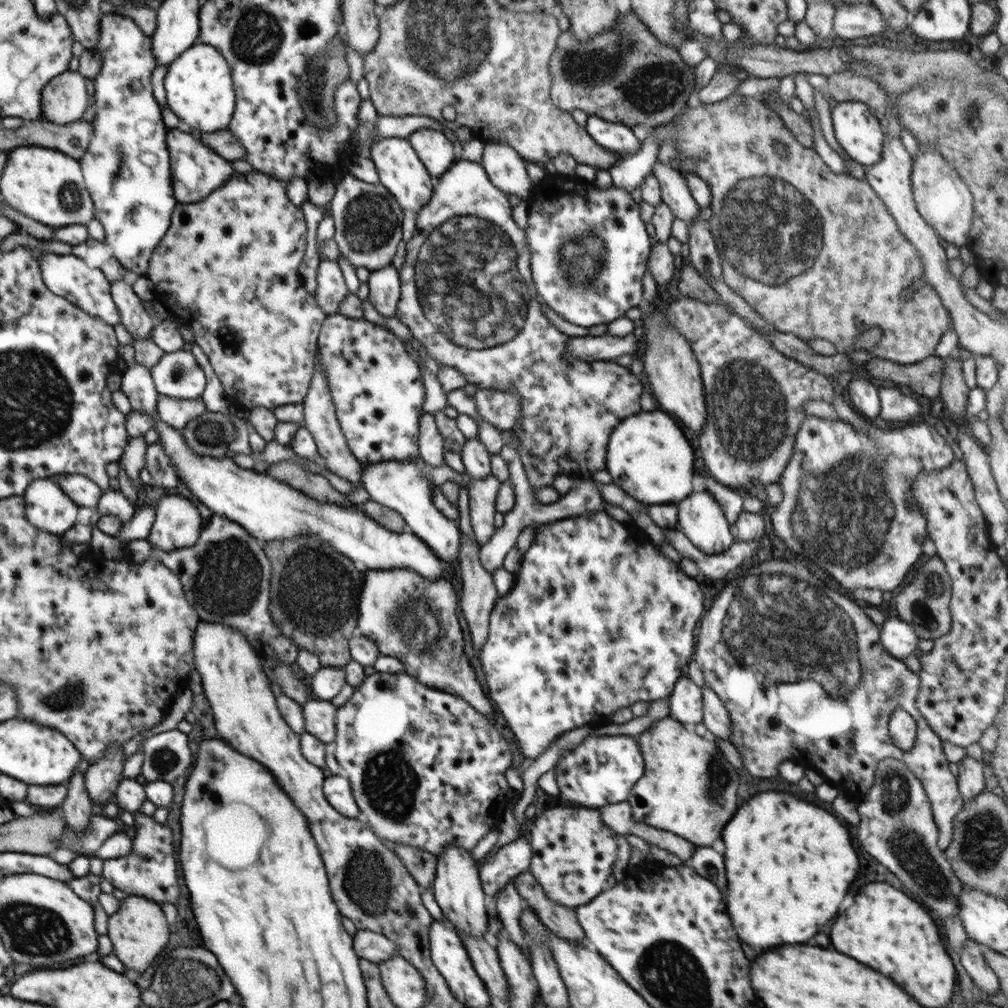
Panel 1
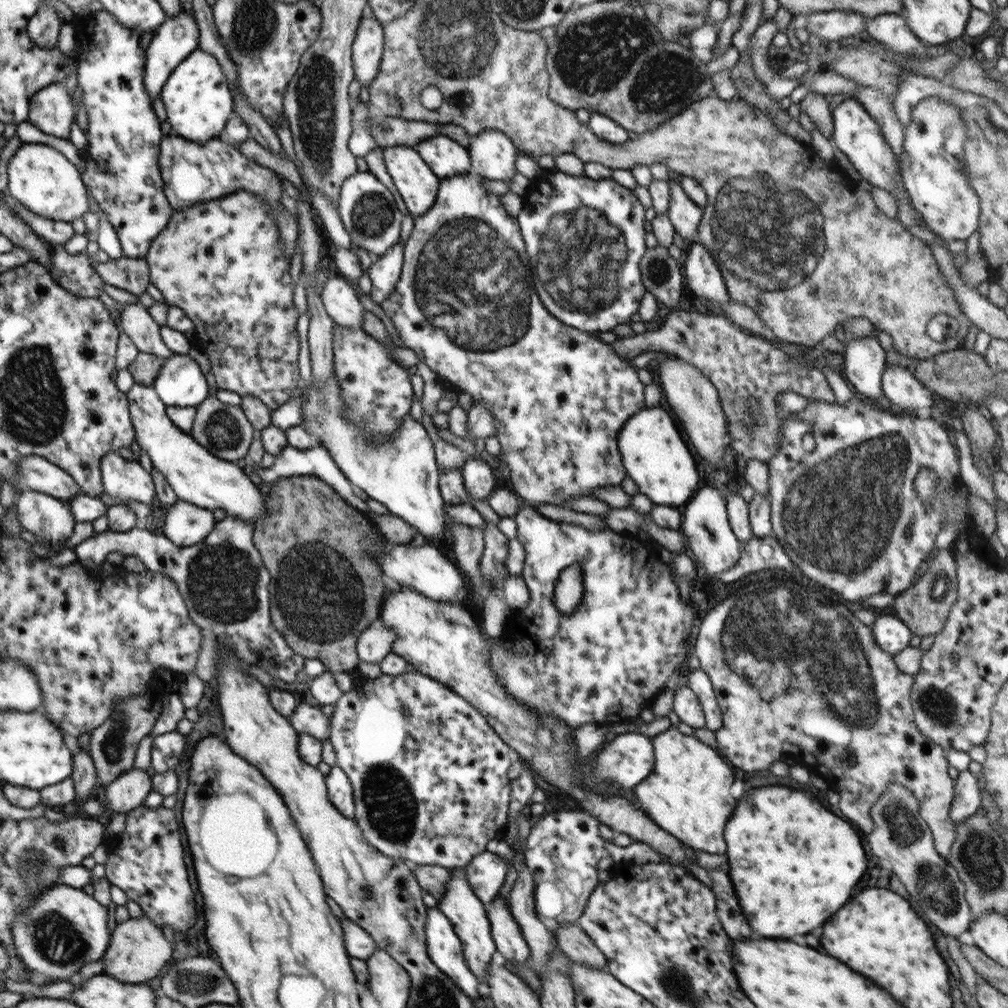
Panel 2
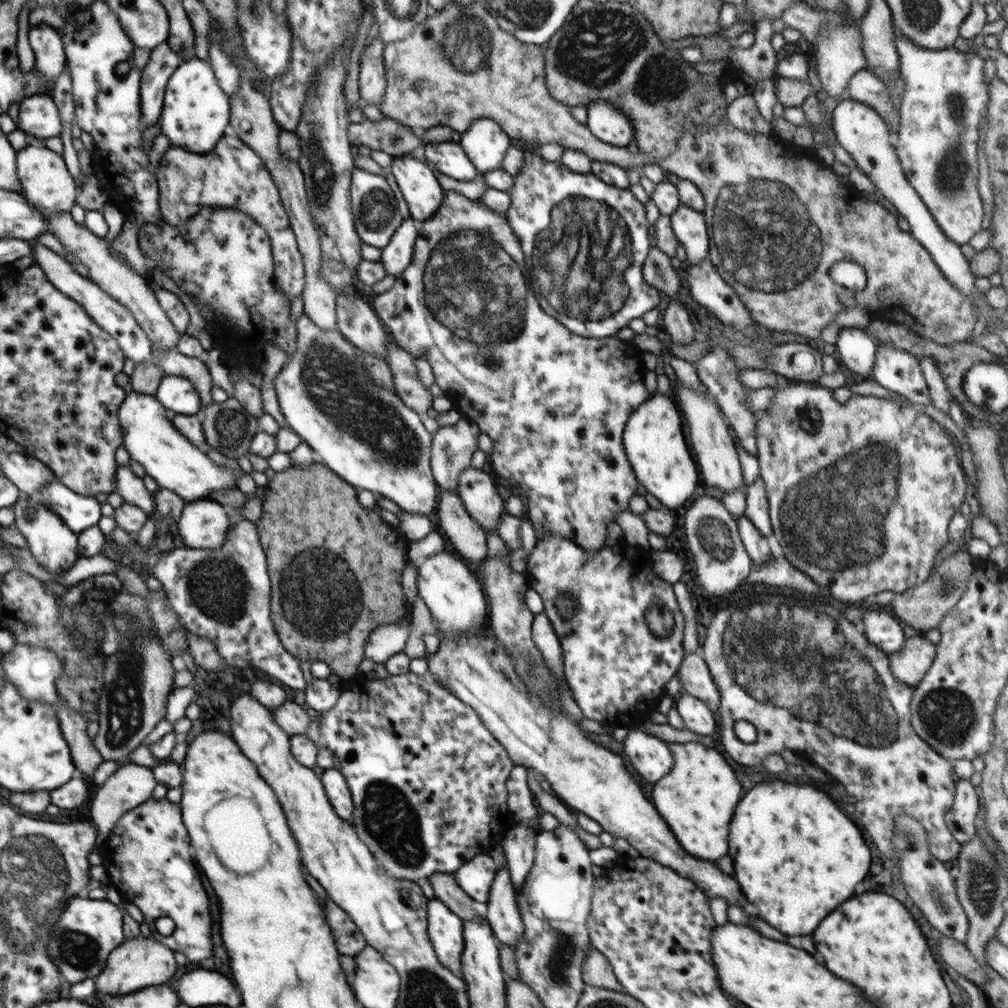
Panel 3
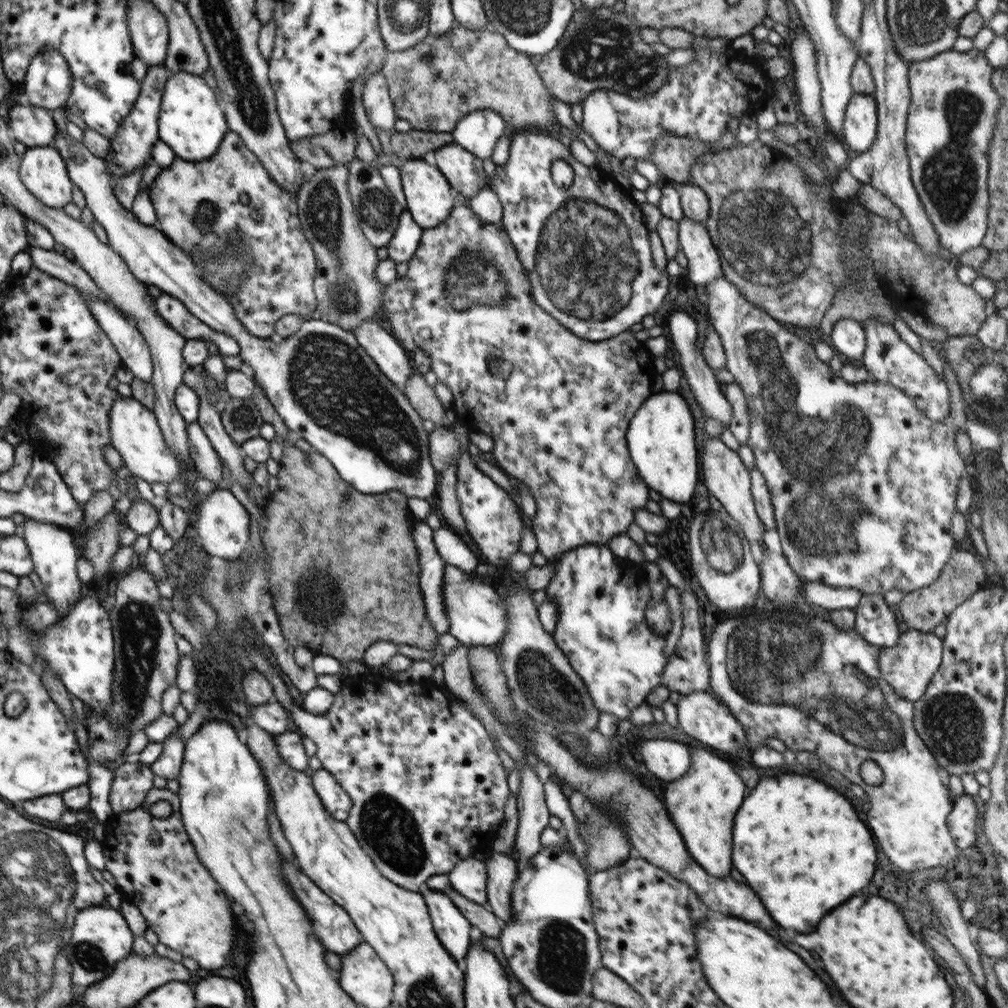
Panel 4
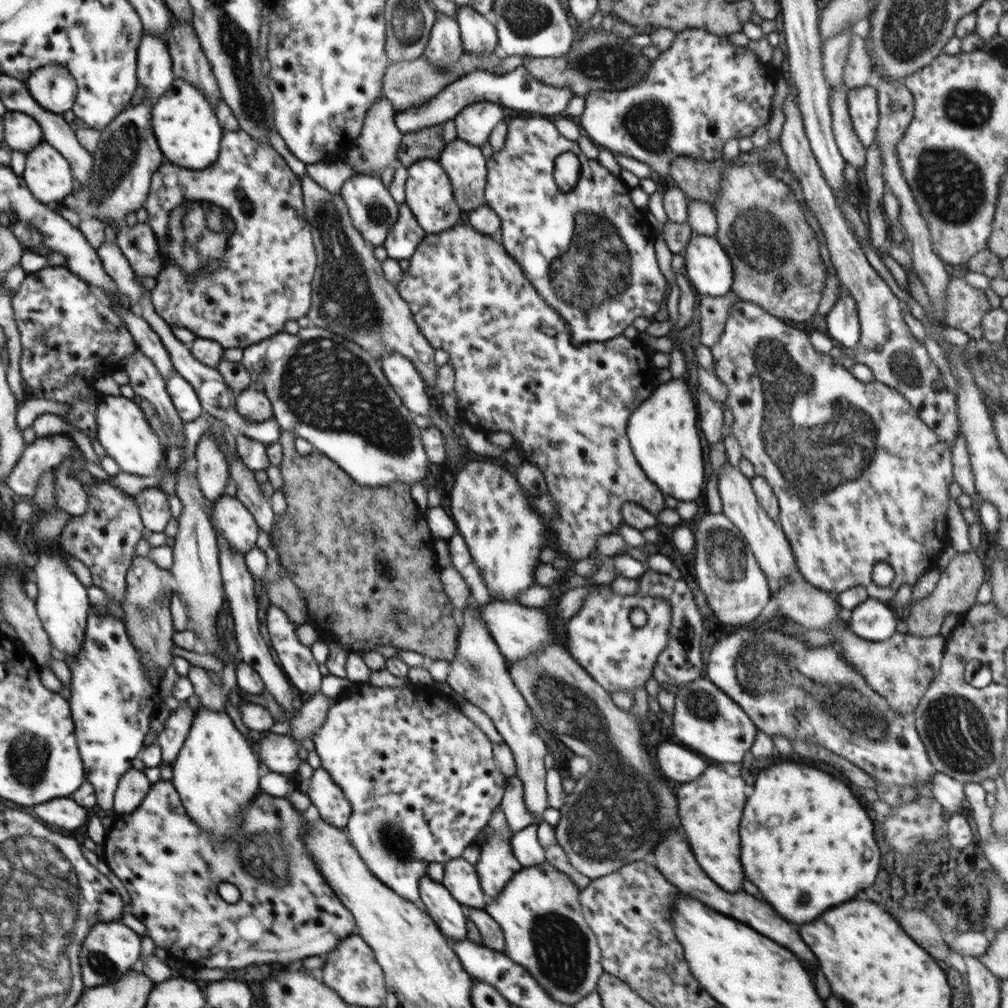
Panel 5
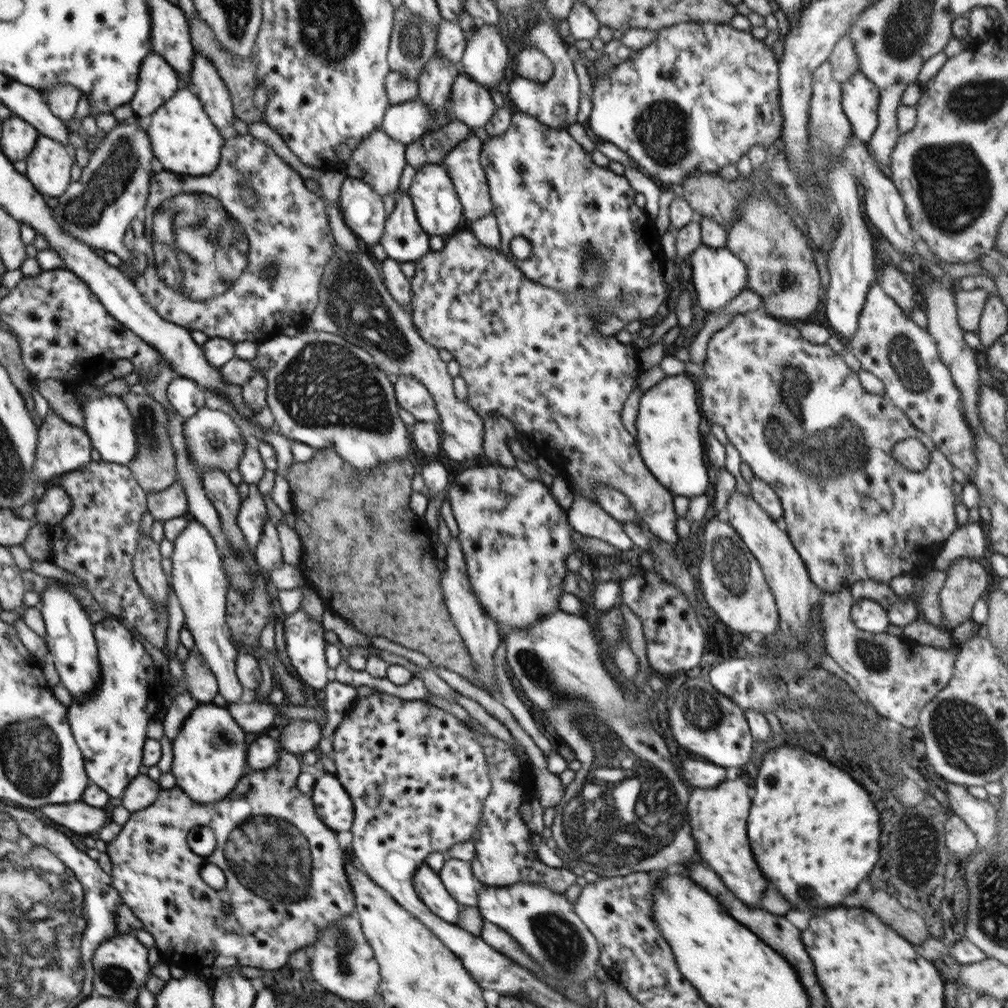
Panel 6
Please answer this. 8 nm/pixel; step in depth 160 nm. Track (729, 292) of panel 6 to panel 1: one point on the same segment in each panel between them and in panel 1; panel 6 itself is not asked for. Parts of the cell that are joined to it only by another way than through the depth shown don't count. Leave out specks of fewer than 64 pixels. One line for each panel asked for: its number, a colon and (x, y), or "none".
1: (675, 193)
2: (685, 216)
3: (689, 226)
4: (704, 266)
5: (708, 266)

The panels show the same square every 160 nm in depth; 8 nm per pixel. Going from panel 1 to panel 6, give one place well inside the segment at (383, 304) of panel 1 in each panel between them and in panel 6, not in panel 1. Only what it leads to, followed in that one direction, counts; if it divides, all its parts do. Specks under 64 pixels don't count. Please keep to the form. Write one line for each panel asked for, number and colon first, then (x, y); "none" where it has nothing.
2: (385, 273)
3: (396, 256)
4: (402, 246)
5: (404, 237)
6: (404, 240)

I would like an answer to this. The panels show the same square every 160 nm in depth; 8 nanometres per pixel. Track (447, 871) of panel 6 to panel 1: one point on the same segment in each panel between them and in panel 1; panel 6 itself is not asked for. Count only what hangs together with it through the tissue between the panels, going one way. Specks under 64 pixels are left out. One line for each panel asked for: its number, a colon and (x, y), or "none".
1: (497, 870)
2: (486, 873)
3: (475, 878)
4: (469, 877)
5: (461, 878)

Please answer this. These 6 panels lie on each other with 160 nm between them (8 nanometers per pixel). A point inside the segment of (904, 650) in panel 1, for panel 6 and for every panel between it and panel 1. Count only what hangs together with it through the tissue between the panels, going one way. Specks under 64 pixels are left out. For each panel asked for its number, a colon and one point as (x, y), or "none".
2: (891, 634)
3: (882, 629)
4: (874, 621)
5: (873, 620)
6: (868, 615)

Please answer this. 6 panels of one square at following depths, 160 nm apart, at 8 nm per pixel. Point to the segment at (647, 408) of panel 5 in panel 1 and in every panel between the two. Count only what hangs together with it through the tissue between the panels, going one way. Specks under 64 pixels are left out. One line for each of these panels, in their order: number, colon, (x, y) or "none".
1: (648, 456)
2: (655, 456)
3: (654, 442)
4: (660, 436)

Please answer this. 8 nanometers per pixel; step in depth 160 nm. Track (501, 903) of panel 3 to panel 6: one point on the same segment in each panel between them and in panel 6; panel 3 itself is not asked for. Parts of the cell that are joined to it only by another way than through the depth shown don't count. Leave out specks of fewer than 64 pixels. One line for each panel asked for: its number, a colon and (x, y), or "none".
4: (502, 869)
5: (496, 865)
6: (504, 856)

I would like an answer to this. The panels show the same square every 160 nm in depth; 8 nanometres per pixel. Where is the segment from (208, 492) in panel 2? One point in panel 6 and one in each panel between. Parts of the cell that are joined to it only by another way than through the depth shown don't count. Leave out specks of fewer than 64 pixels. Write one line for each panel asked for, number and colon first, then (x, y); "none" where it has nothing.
3: (151, 439)
4: (134, 432)
5: (122, 429)
6: (108, 423)

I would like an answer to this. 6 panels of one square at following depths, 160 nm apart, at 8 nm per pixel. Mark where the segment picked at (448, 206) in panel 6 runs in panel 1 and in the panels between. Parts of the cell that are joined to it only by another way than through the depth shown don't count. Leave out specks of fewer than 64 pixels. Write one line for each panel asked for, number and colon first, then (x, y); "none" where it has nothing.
1: (400, 170)
2: (417, 184)
3: (424, 195)
4: (430, 198)
5: (428, 191)

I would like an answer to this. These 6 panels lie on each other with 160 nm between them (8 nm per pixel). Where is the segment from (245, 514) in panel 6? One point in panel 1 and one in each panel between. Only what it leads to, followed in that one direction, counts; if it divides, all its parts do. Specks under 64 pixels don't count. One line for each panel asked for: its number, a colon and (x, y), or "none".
1: (178, 523)
2: (186, 524)
3: (204, 524)
4: (223, 524)
5: (233, 520)

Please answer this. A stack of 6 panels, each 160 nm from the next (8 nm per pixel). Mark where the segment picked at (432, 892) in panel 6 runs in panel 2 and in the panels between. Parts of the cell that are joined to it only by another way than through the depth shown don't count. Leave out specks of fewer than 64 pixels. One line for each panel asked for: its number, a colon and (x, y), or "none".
2: (445, 950)
3: (445, 930)
4: (453, 930)
5: (446, 912)

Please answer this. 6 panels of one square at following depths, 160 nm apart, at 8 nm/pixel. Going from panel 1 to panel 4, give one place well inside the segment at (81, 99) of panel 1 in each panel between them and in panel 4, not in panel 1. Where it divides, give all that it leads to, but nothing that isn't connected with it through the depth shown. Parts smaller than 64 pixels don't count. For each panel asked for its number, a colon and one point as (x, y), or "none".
2: (53, 110)
3: (38, 115)
4: (34, 126)

